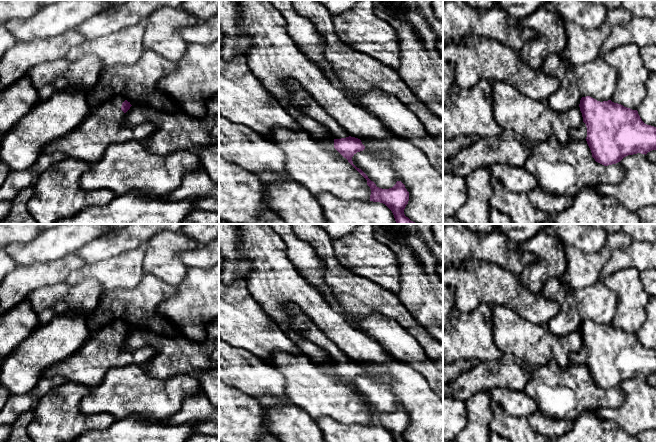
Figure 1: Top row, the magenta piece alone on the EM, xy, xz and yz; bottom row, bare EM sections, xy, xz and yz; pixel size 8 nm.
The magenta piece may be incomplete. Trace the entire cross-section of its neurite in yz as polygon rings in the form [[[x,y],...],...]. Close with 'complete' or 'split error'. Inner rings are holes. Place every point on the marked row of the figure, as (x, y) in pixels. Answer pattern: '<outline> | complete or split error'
[[[586,96],[580,100],[583,122],[570,132],[571,140],[586,140],[596,162],[608,166],[620,162],[624,157],[637,153],[647,154],[656,150],[656,127],[645,124],[637,110],[624,107],[611,100],[597,101]]] | split error

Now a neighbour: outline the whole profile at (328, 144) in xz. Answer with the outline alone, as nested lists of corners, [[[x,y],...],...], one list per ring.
[[[324,139],[321,141],[321,144],[326,151],[333,153],[338,158],[348,161],[334,148],[334,139]]]

